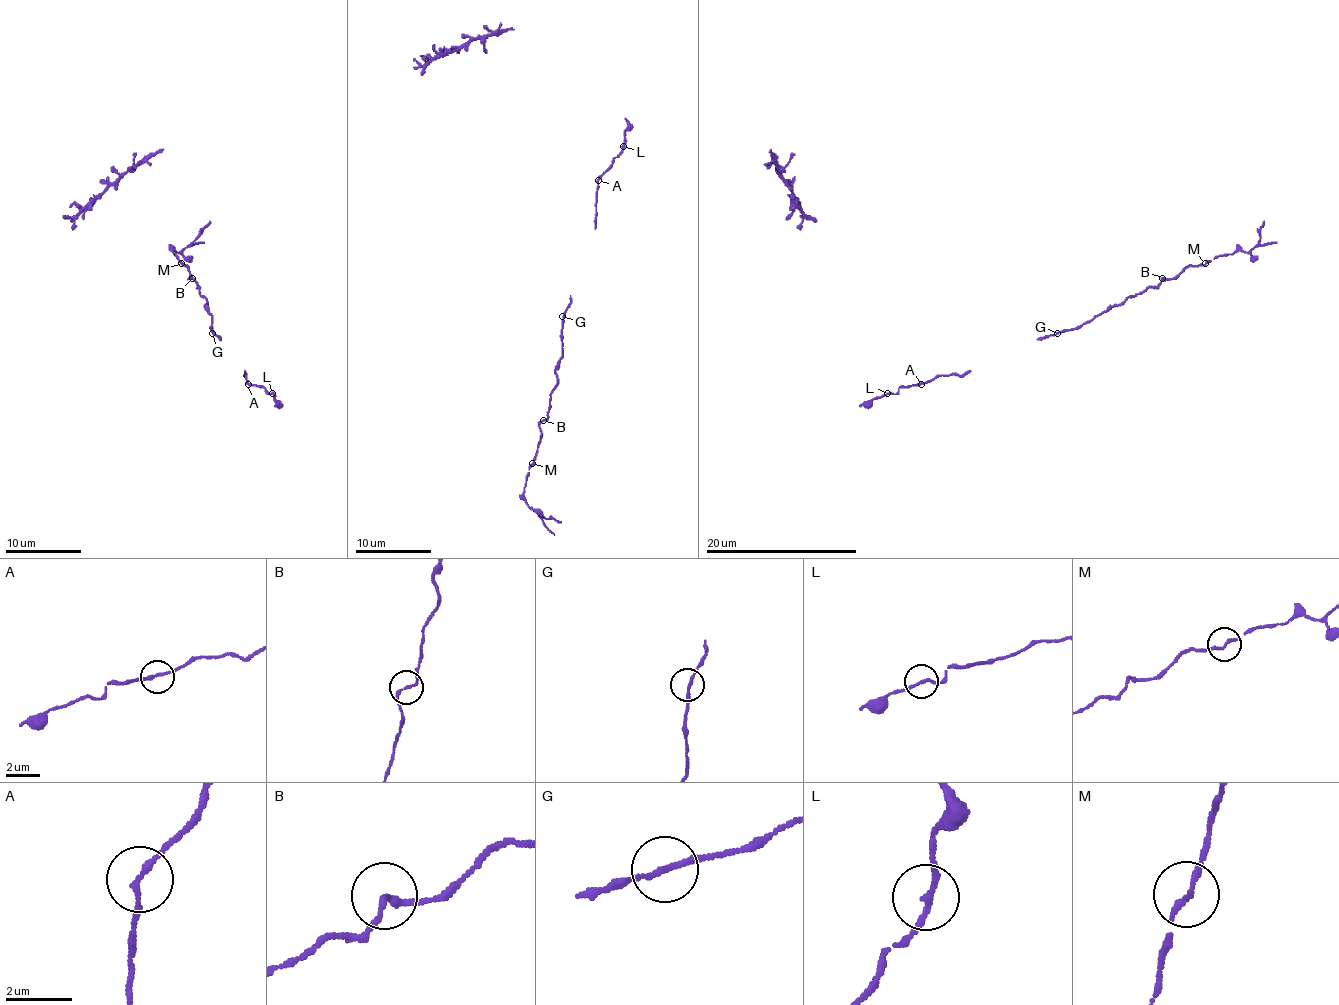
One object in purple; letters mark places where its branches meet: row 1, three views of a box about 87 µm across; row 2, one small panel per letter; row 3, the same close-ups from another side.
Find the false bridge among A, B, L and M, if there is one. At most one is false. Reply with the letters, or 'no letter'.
no letter

